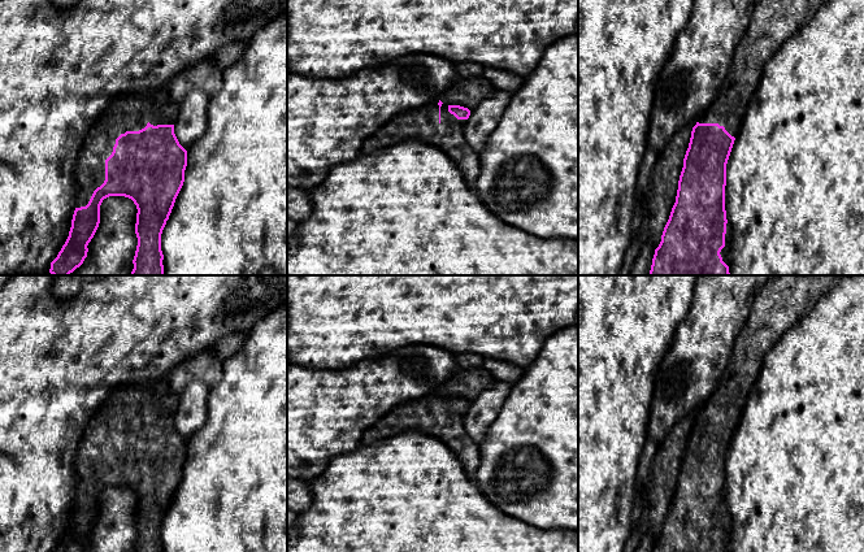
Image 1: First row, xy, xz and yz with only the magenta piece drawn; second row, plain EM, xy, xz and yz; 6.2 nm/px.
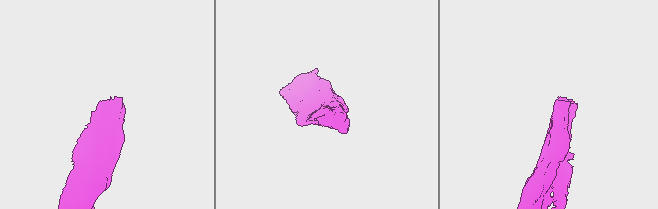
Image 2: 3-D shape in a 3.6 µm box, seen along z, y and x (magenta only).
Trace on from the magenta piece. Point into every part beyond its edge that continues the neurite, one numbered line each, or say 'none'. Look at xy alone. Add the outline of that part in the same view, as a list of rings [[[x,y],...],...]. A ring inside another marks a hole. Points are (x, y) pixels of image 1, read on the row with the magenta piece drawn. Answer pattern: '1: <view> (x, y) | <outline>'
1: xy (133, 112) | [[[138,91],[133,95],[116,96],[97,121],[88,130],[84,144],[78,156],[75,168],[78,195],[75,208],[86,207],[94,194],[105,181],[105,160],[112,155],[116,139],[126,131],[139,131],[149,122],[157,125],[174,125],[179,105],[165,101],[160,94]]]

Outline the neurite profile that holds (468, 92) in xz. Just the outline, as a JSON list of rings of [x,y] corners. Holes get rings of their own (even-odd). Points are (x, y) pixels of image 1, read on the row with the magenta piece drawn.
[[[483,75],[474,78],[457,77],[455,83],[442,92],[439,100],[446,105],[460,105],[470,112],[496,91]]]

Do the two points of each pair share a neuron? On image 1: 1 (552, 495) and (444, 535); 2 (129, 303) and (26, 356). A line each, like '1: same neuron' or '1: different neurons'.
1: different neurons
2: same neuron

